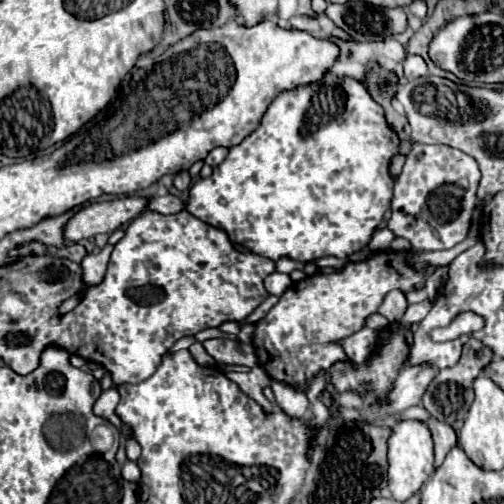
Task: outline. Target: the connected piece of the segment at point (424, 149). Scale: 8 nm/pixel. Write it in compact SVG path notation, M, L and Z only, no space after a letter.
M414 144L402 174L394 184L392 216L388 228L406 238L416 252L444 250L460 244L470 230L480 180L478 162L466 152L446 144Z

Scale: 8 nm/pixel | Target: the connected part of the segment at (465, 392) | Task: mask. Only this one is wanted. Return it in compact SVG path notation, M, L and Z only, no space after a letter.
M470 338L462 348L460 360L454 366L440 370L436 374L436 378L430 382L430 386L422 398L422 404L432 414L432 418L446 422L458 430L458 426L462 424L462 420L466 416L466 410L470 410L470 402L474 402L472 380L482 372L486 362L492 362L492 350L488 346L484 346L482 342L478 342L476 338Z

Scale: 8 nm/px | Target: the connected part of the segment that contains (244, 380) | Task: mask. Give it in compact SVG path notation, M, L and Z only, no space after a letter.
M254 366L250 372L226 372L226 376L228 376L232 382L236 382L238 388L240 388L246 396L250 396L252 400L256 400L266 414L272 412L272 404L270 404L270 402L266 400L266 396L262 394L262 388L270 384L270 378L268 378L268 374L264 372L262 366Z

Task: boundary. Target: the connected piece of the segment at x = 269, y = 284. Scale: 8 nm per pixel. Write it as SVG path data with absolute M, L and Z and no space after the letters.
M272 272L272 274L268 274L268 276L264 278L266 290L268 290L270 294L274 294L274 296L282 296L284 290L286 290L290 284L292 284L290 276L288 276L288 274L280 274L280 272Z

